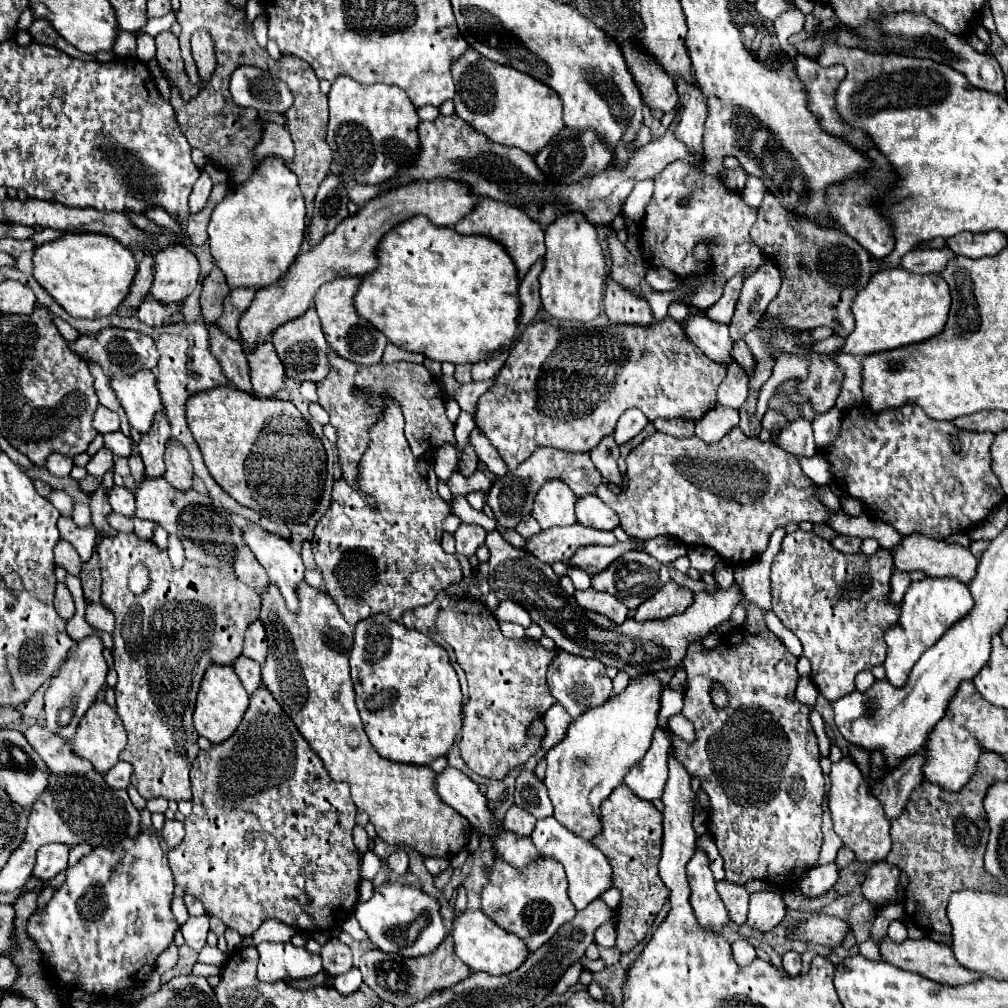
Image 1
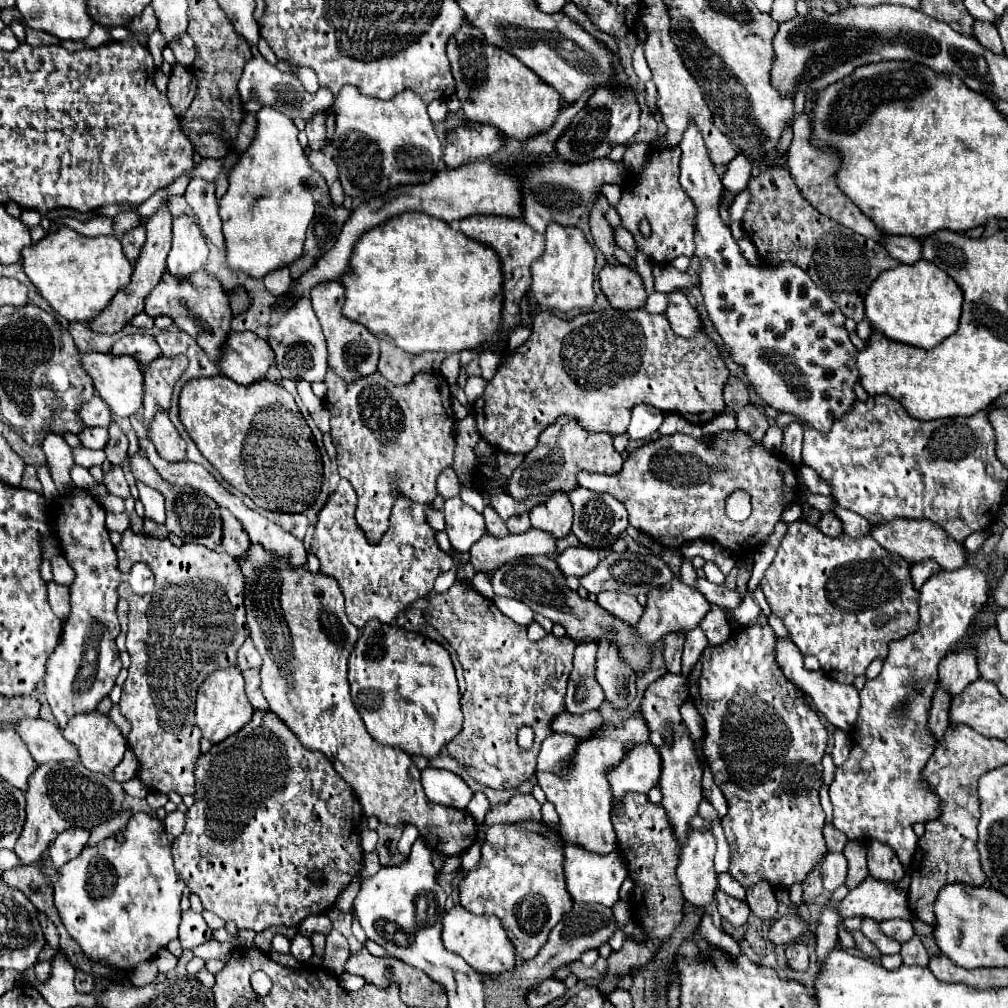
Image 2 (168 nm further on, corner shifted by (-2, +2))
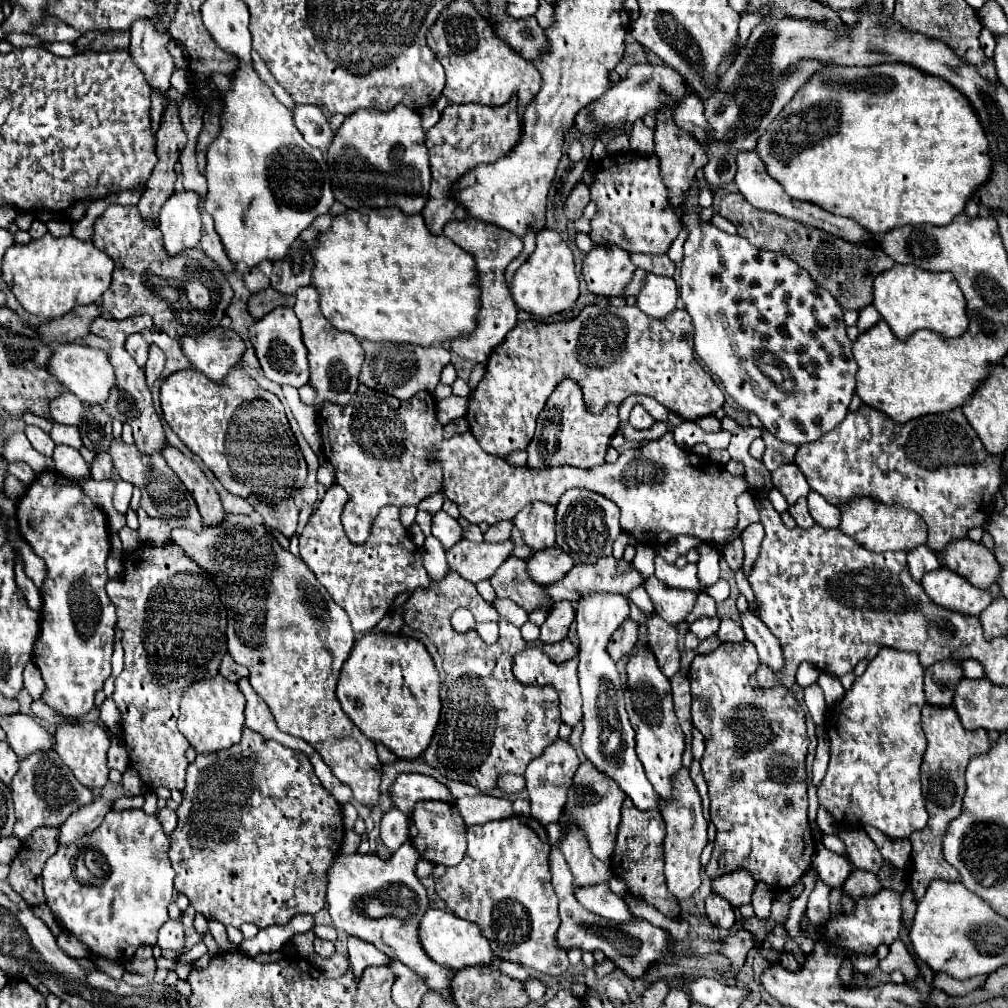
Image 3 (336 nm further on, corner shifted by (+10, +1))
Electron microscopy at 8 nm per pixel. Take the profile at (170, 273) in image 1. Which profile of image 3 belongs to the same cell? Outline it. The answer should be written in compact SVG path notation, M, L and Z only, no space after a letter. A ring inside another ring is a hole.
M179 193L167 199L159 215L159 229L163 233L163 243L167 255L175 257L185 249L193 249L201 239L201 219L197 211L195 193Z

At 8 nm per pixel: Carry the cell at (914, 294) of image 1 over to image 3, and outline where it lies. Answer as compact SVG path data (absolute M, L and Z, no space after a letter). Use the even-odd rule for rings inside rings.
M895 265L875 277L871 305L901 341L919 329L929 329L943 337L959 337L967 329L965 299L951 273L931 273L915 265Z

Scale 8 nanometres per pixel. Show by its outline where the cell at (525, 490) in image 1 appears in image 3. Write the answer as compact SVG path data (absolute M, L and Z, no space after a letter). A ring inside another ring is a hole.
M563 381L547 399L545 409L539 413L537 431L531 443L527 445L527 453L529 453L527 467L547 469L547 467L559 467L561 463L565 463L579 469L591 469L591 467L603 465L607 443L617 431L617 425L619 425L617 405L607 407L603 415L591 415L585 409L579 387L573 381Z

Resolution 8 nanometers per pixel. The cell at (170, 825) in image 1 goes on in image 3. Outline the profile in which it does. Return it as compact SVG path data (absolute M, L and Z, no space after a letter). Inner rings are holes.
M165 807L165 809L159 809L157 813L155 813L155 817L157 817L157 821L161 823L161 827L163 827L163 831L169 835L173 829L175 829L175 825L177 825L177 815L175 815L175 811L171 811L169 807Z

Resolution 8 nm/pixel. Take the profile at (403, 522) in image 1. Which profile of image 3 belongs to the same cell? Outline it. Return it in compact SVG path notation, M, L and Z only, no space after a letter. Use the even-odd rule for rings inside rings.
M331 485L299 535L299 551L305 565L315 573L321 585L331 593L351 617L351 627L357 635L371 631L391 609L401 593L425 589L431 579L423 567L423 551L413 543L409 531L401 523L399 507L383 507L373 521L371 539L365 545L353 545L341 525L341 511L348 494L341 485Z

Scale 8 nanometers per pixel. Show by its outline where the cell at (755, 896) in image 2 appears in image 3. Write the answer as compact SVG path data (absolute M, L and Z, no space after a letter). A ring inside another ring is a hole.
M733 871L731 875L715 879L713 891L719 893L721 897L725 897L731 905L741 907L741 905L751 903L755 885L757 885L757 881L747 871Z

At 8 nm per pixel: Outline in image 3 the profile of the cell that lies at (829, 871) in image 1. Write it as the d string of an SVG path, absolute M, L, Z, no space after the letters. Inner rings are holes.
M819 845L819 849L813 855L813 867L815 867L819 879L827 887L841 887L853 869L845 857L837 855L833 851L827 851L823 845Z

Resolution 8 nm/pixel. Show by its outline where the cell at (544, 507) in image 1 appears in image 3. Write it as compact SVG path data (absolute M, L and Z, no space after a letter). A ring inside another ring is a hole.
M535 501L517 513L513 523L521 531L525 543L535 551L555 545L555 507L553 505Z

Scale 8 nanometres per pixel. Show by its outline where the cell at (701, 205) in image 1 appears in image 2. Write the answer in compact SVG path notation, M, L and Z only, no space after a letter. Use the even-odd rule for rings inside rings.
M655 148L655 150L651 150L647 154L647 162L645 162L643 170L639 174L631 176L631 182L633 182L631 188L625 190L621 194L621 200L617 202L617 214L621 216L621 226L633 234L633 238L637 242L637 248L657 264L669 264L677 256L693 256L693 252L695 252L695 242L693 242L695 204L691 202L691 198L679 186L679 158L681 158L679 148ZM643 216L647 216L649 224L651 224L651 236L649 238L643 238L639 228L637 228Z

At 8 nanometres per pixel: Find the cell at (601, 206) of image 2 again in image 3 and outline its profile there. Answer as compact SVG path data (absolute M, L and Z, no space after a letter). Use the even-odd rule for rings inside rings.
M579 183L579 185L571 191L571 195L569 195L567 203L565 203L565 215L567 215L571 221L581 219L581 217L583 217L583 209L587 207L587 203L589 203L589 187L587 187L585 183Z

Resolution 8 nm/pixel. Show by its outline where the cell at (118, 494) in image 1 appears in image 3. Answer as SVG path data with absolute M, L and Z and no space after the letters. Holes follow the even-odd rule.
M109 453L97 455L95 461L93 461L93 467L91 467L91 477L93 477L95 481L111 479L111 469L113 469L113 463L111 463Z

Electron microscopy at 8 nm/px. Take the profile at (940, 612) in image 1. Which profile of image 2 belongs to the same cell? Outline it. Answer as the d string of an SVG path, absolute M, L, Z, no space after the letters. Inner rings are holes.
M963 566L959 570L943 570L931 576L919 598L919 630L911 636L891 642L889 654L883 660L883 668L877 678L867 680L859 692L861 708L853 724L853 748L843 766L837 768L835 780L829 786L829 796L833 802L833 826L841 830L849 840L881 840L887 842L901 860L909 860L917 848L917 836L913 824L929 822L939 818L939 796L931 790L929 782L921 776L929 756L935 750L937 740L931 736L927 726L927 714L931 708L931 698L937 684L937 664L947 656L949 648L957 644L965 634L973 630L977 614L989 600L989 578L975 566Z

